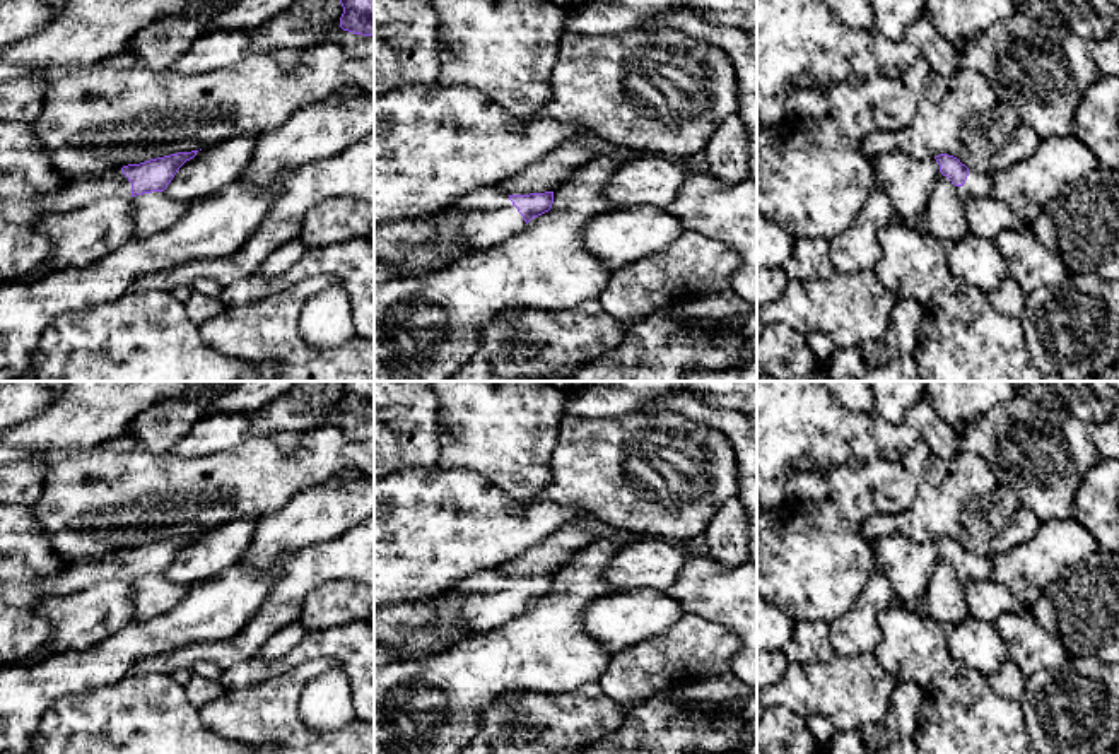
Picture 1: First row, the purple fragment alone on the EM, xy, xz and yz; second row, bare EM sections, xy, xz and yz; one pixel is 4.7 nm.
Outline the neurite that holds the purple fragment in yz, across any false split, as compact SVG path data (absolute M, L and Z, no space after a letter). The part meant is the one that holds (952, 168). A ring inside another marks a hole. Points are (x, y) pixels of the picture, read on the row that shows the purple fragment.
M940 154L934 157L940 164L940 173L946 176L955 186L965 188L965 197L969 198L987 198L993 190L993 176L967 168L957 157L948 154Z

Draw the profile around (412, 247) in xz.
M448 209L419 219L374 221L374 251L395 270L395 277L442 270L468 256L458 243L463 215L463 210Z

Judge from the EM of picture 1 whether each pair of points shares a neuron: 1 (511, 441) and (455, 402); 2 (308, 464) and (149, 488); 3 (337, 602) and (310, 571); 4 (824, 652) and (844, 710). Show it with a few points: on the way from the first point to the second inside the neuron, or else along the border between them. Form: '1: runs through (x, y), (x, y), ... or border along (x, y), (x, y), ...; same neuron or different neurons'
1: runs through (497, 428), (468, 402); same neuron
2: runs through (269, 479), (217, 484), (214, 488), (188, 488); same neuron
3: border along (356, 582), (318, 585), (308, 595), (299, 618); different neurons
4: border along (836, 653), (827, 660), (800, 660); different neurons

